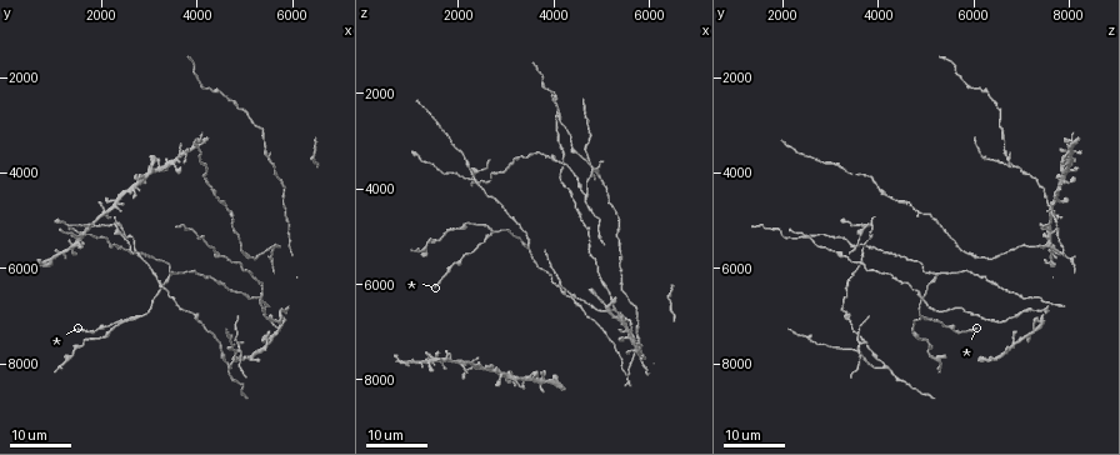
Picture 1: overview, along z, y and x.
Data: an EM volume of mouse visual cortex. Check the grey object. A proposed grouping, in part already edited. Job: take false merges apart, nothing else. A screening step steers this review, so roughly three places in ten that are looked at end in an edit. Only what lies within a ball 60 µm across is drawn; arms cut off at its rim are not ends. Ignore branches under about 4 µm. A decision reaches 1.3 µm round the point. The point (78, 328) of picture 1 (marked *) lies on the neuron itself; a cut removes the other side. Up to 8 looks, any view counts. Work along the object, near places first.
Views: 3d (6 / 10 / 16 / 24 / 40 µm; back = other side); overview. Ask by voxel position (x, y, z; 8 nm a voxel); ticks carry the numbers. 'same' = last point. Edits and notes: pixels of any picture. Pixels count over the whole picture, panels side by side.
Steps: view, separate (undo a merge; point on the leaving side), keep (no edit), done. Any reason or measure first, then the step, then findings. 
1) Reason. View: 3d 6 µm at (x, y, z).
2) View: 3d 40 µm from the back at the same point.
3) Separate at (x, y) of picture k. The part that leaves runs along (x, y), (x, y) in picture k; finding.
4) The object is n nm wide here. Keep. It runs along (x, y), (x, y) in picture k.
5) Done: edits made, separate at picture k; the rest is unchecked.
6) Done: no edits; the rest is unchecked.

View: 3d 24 µm at (4850, 7700, 3600).

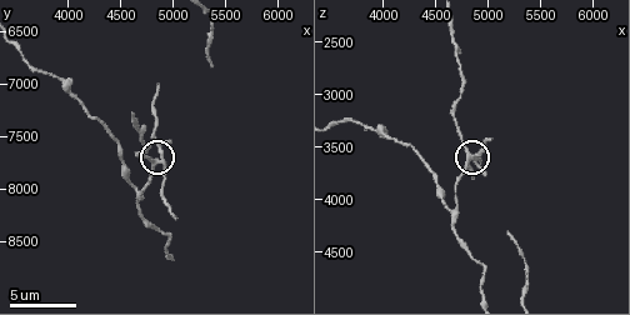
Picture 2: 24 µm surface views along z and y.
View: 3d 6 µm at (4820, 7720, 3580).

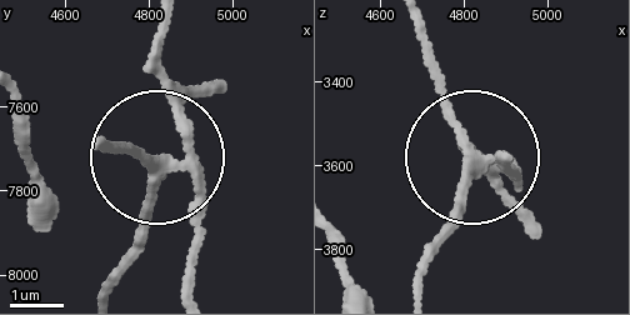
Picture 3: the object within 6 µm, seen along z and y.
4 arms meet here. Separate at (196, 95) of picture 3. The part that leaves runs along (193, 155), (158, 53), (161, 25) in picture 3; a second neuron is stuck on.

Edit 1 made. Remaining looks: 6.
Branch point. View: 3d 24 µm at (4750, 8100, 4100).

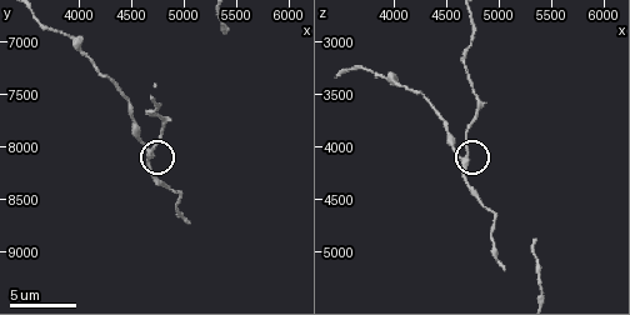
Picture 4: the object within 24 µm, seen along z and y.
View: 3d 6 µm at the same point.

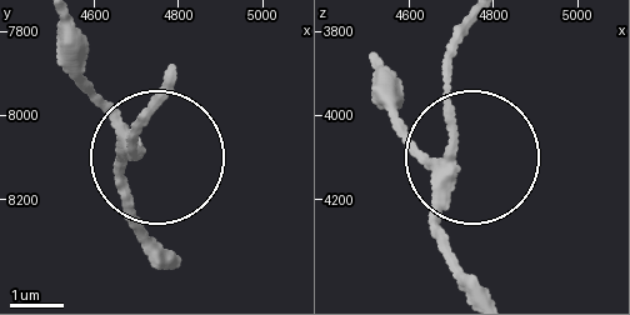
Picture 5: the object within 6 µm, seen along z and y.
The object is 250 nm wide here. Keep. It runs along (371, 58), (390, 111), (456, 165), (444, 219), (456, 281) in picture 5; one neuron here.

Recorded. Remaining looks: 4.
Branch point. View: 3d 16 µm at (2750, 7050, 4850).

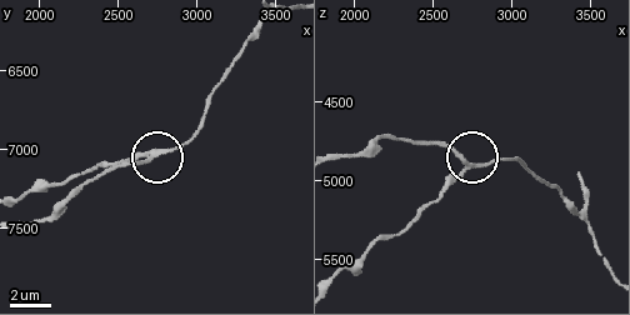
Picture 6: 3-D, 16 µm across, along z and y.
View: 3d 10 µm at (2700, 7040, 4880).

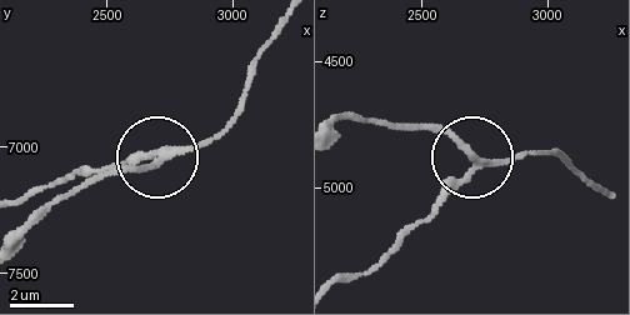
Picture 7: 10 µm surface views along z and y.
3 arms meet here. Separate at (441, 129) of picture 7. The part that leaves runs along (154, 160), (84, 179), (28, 225) in picture 7; a second neuron is stuck on.

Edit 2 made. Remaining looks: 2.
Four arms meet. View: 3d 16 µm at (2250, 5100, 3850).

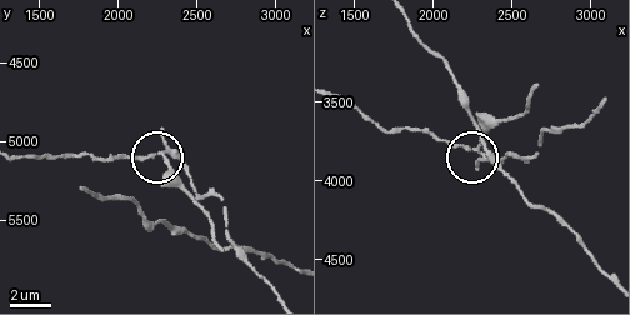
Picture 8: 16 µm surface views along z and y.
Zoom in. View: 3d 10 µm at (2240, 5080, 3800).

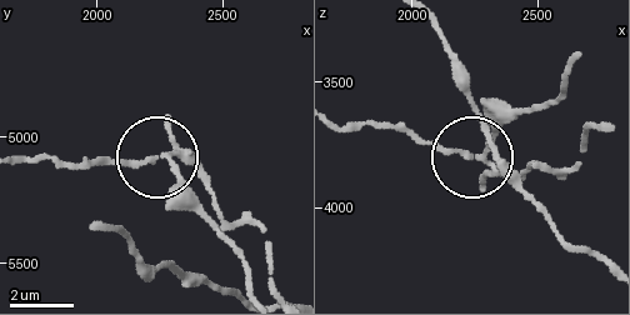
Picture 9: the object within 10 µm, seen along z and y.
Separate at (181, 189) of picture 9. The part that leaves runs along (170, 165), (243, 268), (248, 291) in picture 9; a second neuron is stuck on.

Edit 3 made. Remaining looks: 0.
Done: edits made, separate at picture 3, separate at picture 7, separate at picture 9; the rest is unchecked.

